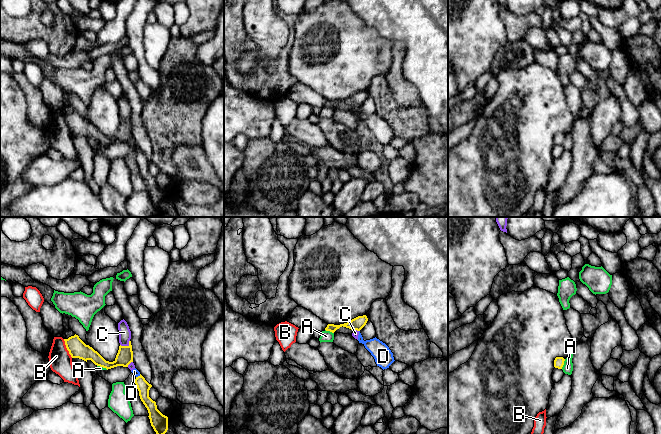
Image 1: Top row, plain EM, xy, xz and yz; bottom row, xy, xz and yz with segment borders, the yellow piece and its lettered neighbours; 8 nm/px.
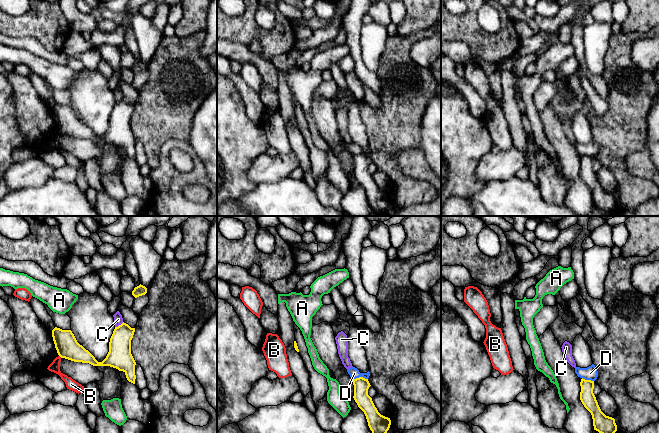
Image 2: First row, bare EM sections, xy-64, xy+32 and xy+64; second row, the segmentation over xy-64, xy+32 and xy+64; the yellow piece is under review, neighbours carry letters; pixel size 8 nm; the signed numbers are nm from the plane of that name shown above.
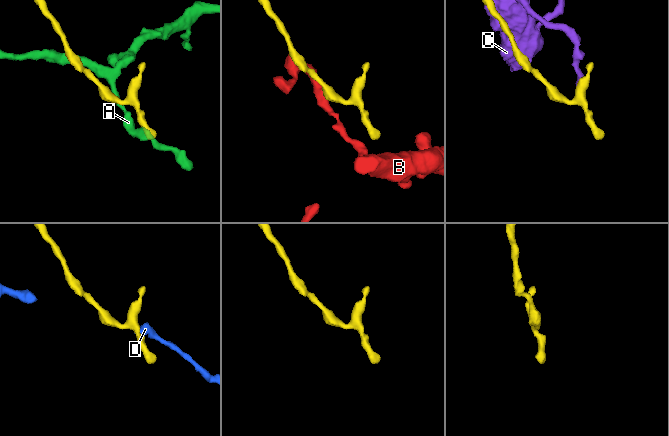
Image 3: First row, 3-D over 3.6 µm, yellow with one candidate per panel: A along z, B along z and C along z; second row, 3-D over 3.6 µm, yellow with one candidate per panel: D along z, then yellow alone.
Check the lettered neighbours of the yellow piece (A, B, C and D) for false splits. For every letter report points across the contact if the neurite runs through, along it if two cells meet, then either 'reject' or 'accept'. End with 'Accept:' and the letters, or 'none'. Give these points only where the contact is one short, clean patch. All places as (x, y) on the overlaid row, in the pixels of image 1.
A: border along yz (565, 359), (561, 368); reject
B: reject
C: border along xy (129, 340), (127, 345), (120, 345); reject
D: border along xy (140, 374), (136, 377); reject
Accept: none

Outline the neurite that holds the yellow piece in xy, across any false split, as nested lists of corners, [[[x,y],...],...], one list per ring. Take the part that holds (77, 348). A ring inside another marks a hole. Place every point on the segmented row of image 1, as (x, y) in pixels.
[[[78,335],[64,339],[65,345],[72,358],[79,358],[84,361],[91,360],[95,365],[111,369],[117,366],[128,367],[133,362],[133,351],[131,341],[128,346],[119,346],[118,353],[113,362],[106,361],[97,351],[86,345]]]

